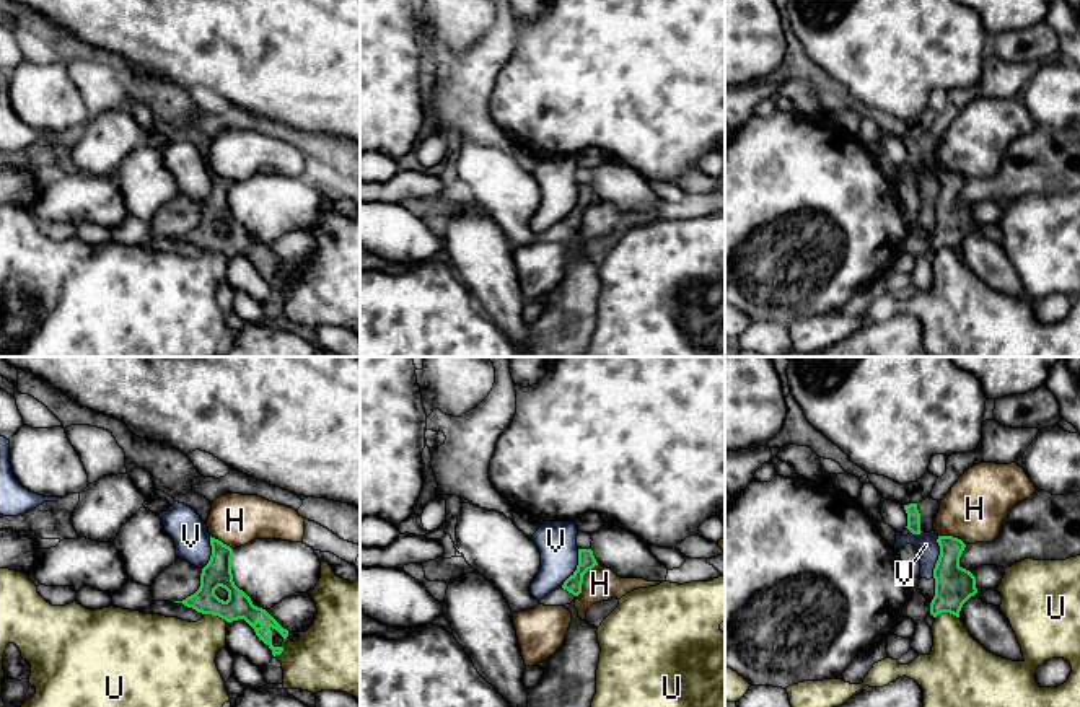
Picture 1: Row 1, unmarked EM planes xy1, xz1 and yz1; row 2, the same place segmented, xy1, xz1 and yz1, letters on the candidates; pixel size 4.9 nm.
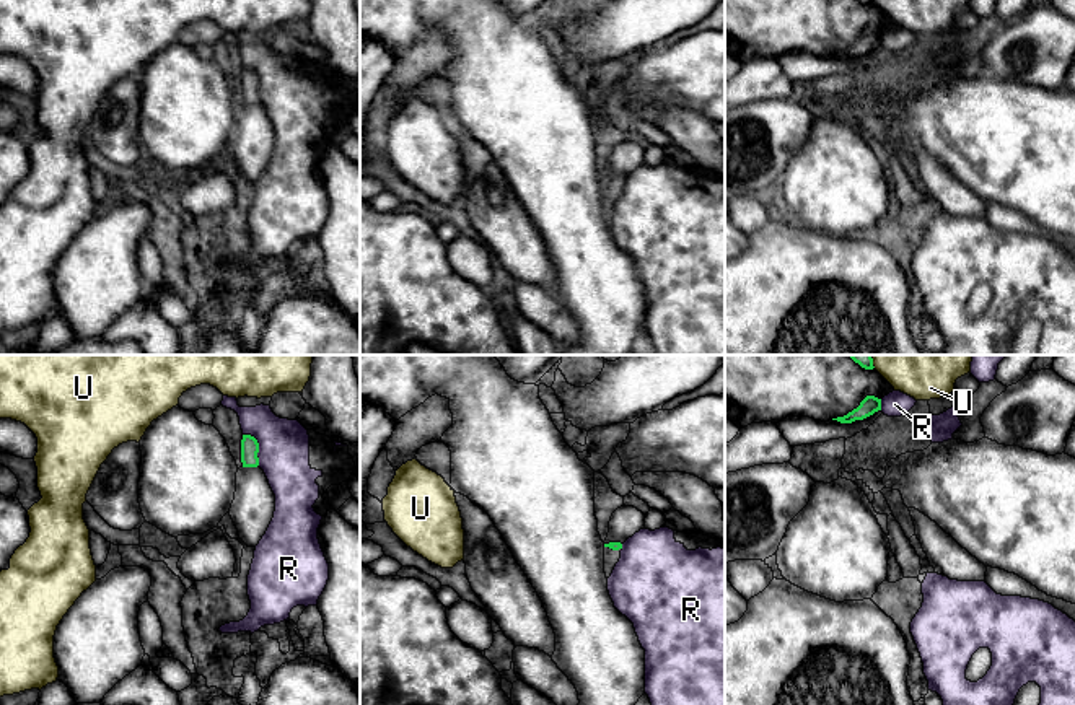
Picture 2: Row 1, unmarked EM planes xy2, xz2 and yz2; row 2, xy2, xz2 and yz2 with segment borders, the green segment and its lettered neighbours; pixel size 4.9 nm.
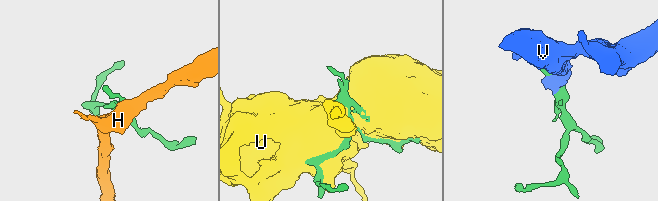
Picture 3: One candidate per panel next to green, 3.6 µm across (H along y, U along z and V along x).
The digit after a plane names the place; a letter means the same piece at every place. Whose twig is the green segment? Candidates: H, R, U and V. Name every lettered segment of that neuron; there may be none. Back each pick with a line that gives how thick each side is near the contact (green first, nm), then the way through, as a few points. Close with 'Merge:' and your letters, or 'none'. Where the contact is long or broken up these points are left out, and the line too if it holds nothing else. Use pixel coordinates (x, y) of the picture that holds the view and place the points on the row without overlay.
Merge: none

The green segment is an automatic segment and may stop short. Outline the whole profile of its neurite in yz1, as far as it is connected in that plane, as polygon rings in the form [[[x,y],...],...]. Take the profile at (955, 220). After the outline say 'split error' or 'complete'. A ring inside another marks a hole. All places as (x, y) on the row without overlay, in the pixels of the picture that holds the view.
[[[938,171],[940,191],[933,204],[935,231],[930,249],[950,248],[959,252],[963,239],[977,228],[976,212],[959,200],[966,179],[953,171]]]; complete

